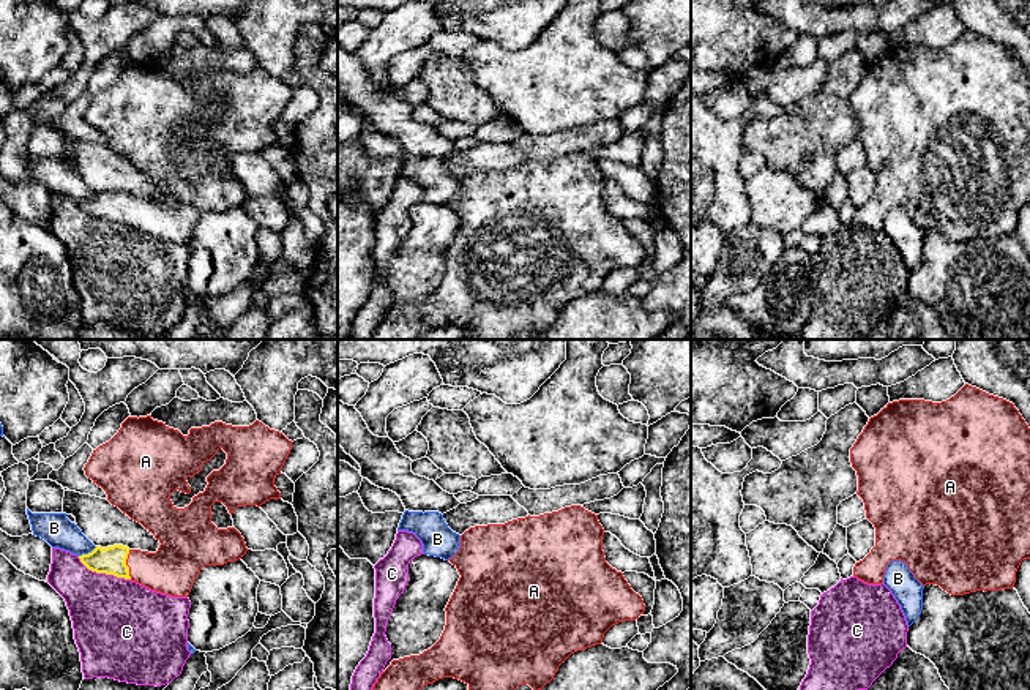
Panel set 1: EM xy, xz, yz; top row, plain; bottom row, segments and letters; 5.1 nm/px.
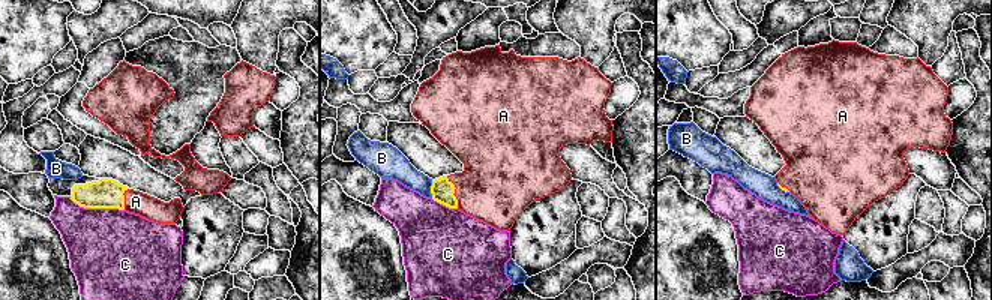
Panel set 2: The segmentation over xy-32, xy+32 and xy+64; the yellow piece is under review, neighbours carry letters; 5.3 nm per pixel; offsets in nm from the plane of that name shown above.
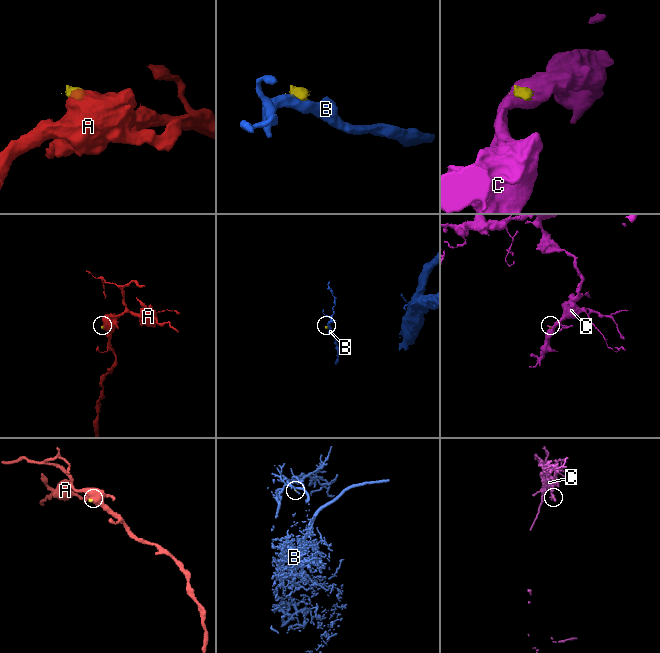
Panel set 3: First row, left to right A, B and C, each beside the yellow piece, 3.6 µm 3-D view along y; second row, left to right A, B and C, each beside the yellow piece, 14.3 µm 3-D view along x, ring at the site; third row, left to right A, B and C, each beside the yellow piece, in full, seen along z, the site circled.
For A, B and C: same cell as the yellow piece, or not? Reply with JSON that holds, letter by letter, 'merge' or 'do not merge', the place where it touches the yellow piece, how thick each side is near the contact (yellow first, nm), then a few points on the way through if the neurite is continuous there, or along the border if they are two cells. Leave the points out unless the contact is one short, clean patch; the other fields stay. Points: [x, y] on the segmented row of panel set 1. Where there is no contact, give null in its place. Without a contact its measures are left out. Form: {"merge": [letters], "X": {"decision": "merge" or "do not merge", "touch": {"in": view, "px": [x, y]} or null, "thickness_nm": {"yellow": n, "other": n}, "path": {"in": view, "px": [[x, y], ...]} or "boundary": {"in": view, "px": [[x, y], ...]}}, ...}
{"merge": ["A"], "A": {"decision": "merge", "touch": {"in": "xy", "px": [125, 564]}, "thickness_nm": {"yellow": 140, "other": 260}, "path": {"in": "xy", "px": [[112, 561], [125, 564], [153, 570], [172, 570]]}}, "B": {"decision": "do not merge", "touch": {"in": "xy", "px": [89, 553]}, "thickness_nm": {"yellow": 140, "other": 160}, "boundary": {"in": "xy", "px": [[97, 547], [79, 556]]}}, "C": {"decision": "do not merge", "touch": {"in": "xy", "px": [103, 572]}, "thickness_nm": {"yellow": 140, "other": 420}, "boundary": {"in": "xy", "px": [[78, 556], [92, 570], [130, 580]]}}}

